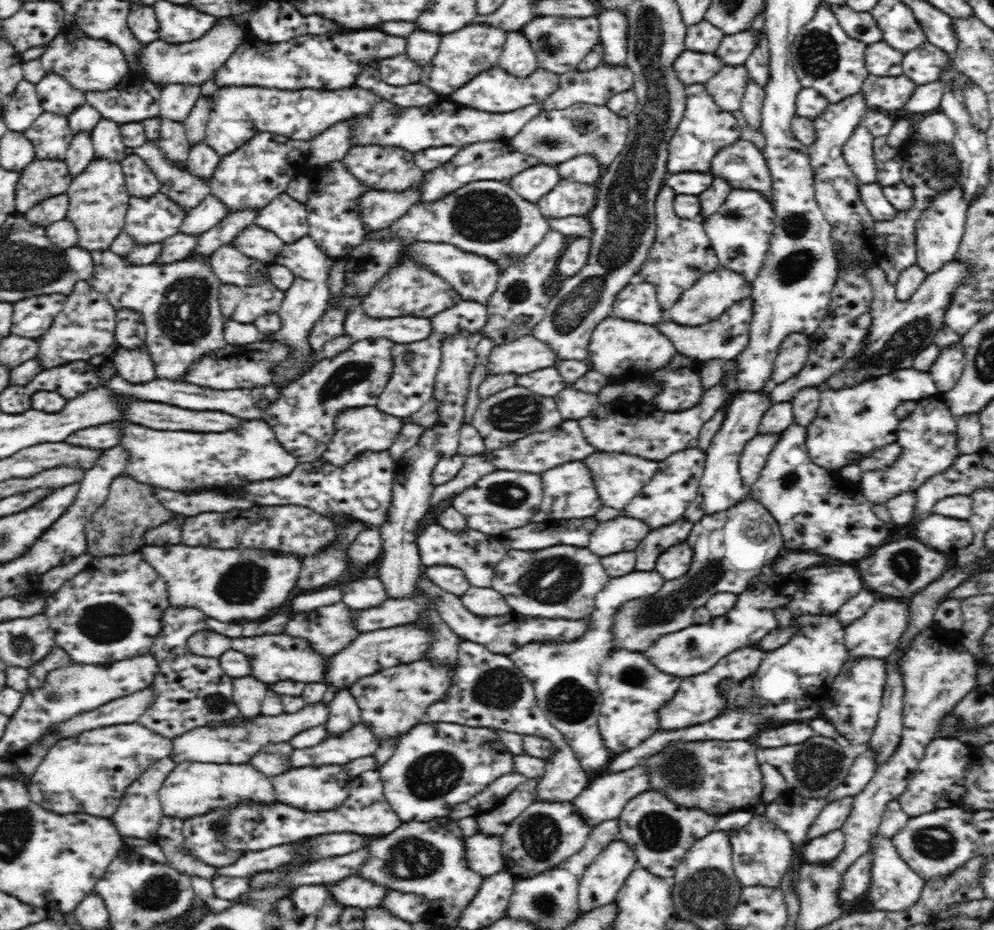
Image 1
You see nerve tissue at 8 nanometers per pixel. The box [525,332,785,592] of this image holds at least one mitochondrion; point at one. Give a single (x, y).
(755, 528)

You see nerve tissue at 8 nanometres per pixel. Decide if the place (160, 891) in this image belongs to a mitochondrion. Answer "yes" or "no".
yes

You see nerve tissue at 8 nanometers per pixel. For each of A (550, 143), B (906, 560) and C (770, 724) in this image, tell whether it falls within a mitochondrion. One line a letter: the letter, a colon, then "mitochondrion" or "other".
A: mitochondrion
B: mitochondrion
C: other

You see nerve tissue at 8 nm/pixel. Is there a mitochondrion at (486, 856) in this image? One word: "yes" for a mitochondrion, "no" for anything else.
no

